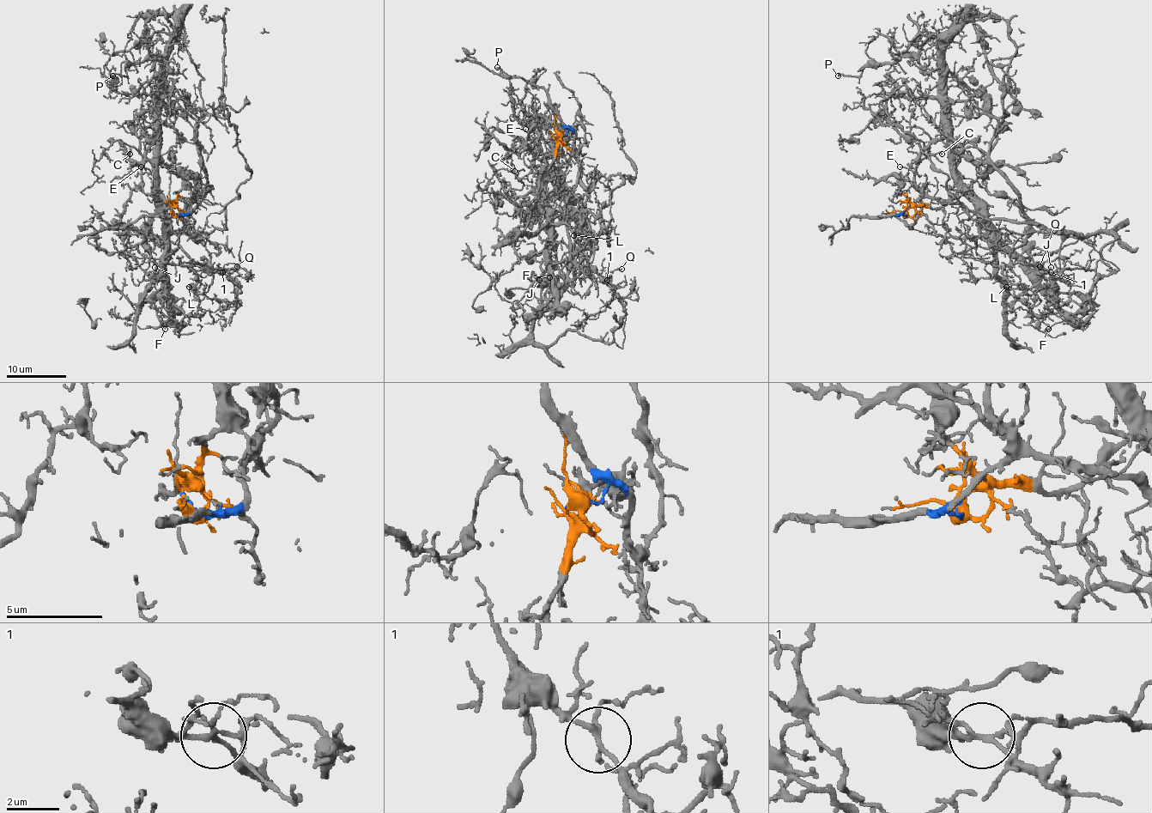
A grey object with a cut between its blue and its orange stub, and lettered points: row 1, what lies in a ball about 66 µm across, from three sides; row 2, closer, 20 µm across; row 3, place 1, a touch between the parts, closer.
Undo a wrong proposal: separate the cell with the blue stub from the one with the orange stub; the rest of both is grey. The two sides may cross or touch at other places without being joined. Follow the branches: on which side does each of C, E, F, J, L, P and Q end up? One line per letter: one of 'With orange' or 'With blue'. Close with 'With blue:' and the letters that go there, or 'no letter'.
C: With orange
E: With orange
F: With orange
J: With orange
L: With orange
P: With orange
Q: With blue
With blue: Q

